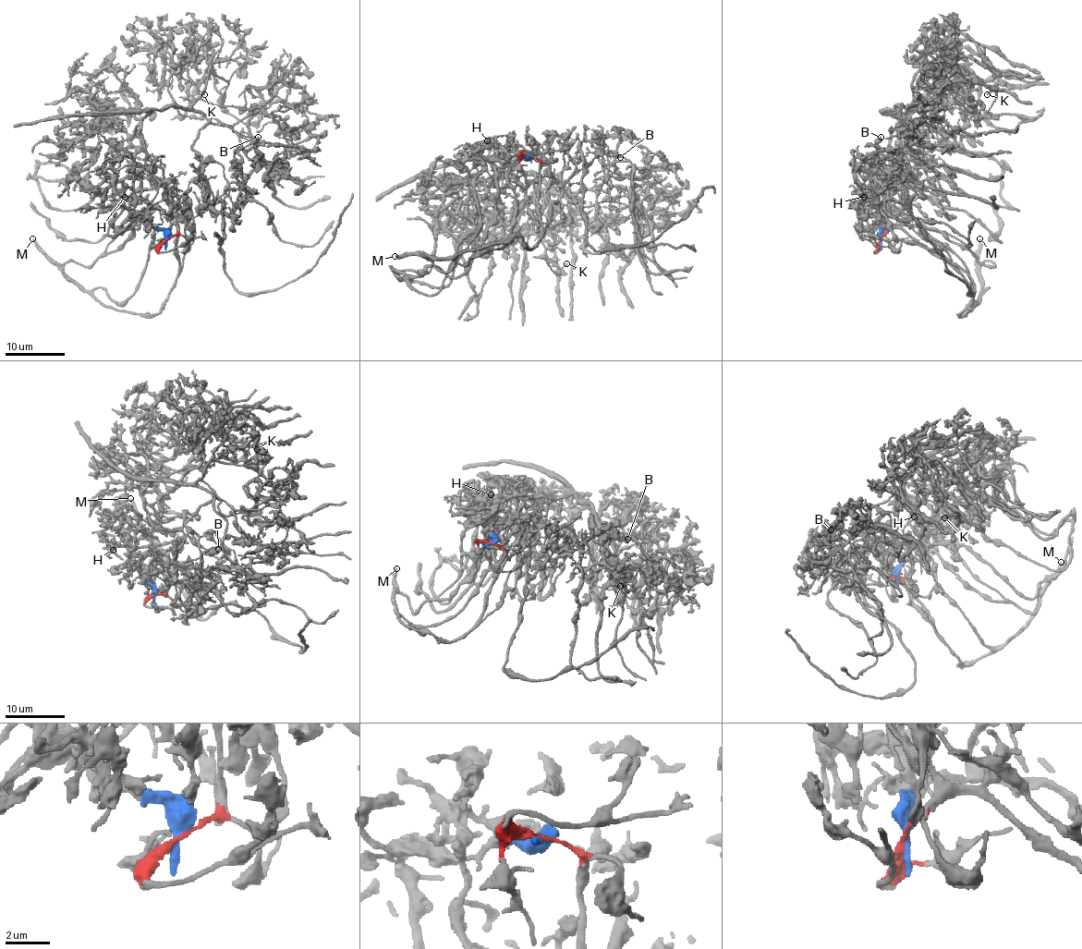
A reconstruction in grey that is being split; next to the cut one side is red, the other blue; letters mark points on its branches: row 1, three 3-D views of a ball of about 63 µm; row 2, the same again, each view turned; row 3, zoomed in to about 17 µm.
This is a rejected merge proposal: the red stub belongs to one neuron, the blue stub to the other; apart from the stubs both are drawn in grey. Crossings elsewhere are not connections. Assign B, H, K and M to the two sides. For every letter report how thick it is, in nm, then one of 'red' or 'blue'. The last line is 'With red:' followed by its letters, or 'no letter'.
B: 440 nm | blue
H: 240 nm | red
K: 120 nm | blue
M: 300 nm | red
With red: H, M

